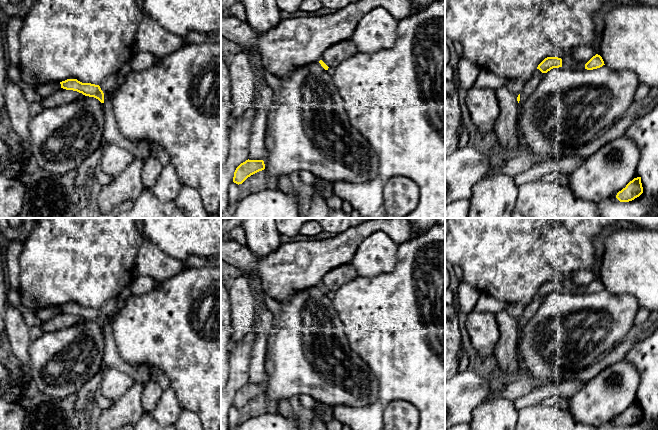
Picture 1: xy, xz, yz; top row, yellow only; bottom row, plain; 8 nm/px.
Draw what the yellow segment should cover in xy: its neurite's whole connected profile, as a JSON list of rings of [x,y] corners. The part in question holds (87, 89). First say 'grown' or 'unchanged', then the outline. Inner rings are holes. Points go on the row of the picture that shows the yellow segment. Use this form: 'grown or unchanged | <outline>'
unchanged | [[[67,79],[60,82],[60,84],[63,89],[77,91],[85,96],[94,97],[101,103],[104,103],[104,93],[99,85],[82,83],[77,79]]]

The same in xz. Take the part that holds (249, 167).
unchanged | [[[246,160],[241,163],[234,172],[233,182],[242,184],[251,175],[265,169],[263,160]]]

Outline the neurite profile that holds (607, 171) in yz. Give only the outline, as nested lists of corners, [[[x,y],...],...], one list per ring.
[[[623,134],[587,156],[576,170],[569,173],[567,186],[577,198],[584,201],[597,203],[611,198],[634,178],[641,177],[642,173],[638,167],[639,159],[640,152],[636,143]]]

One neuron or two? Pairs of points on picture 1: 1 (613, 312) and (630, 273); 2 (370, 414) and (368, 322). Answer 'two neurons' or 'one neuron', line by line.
1: two neurons
2: one neuron

